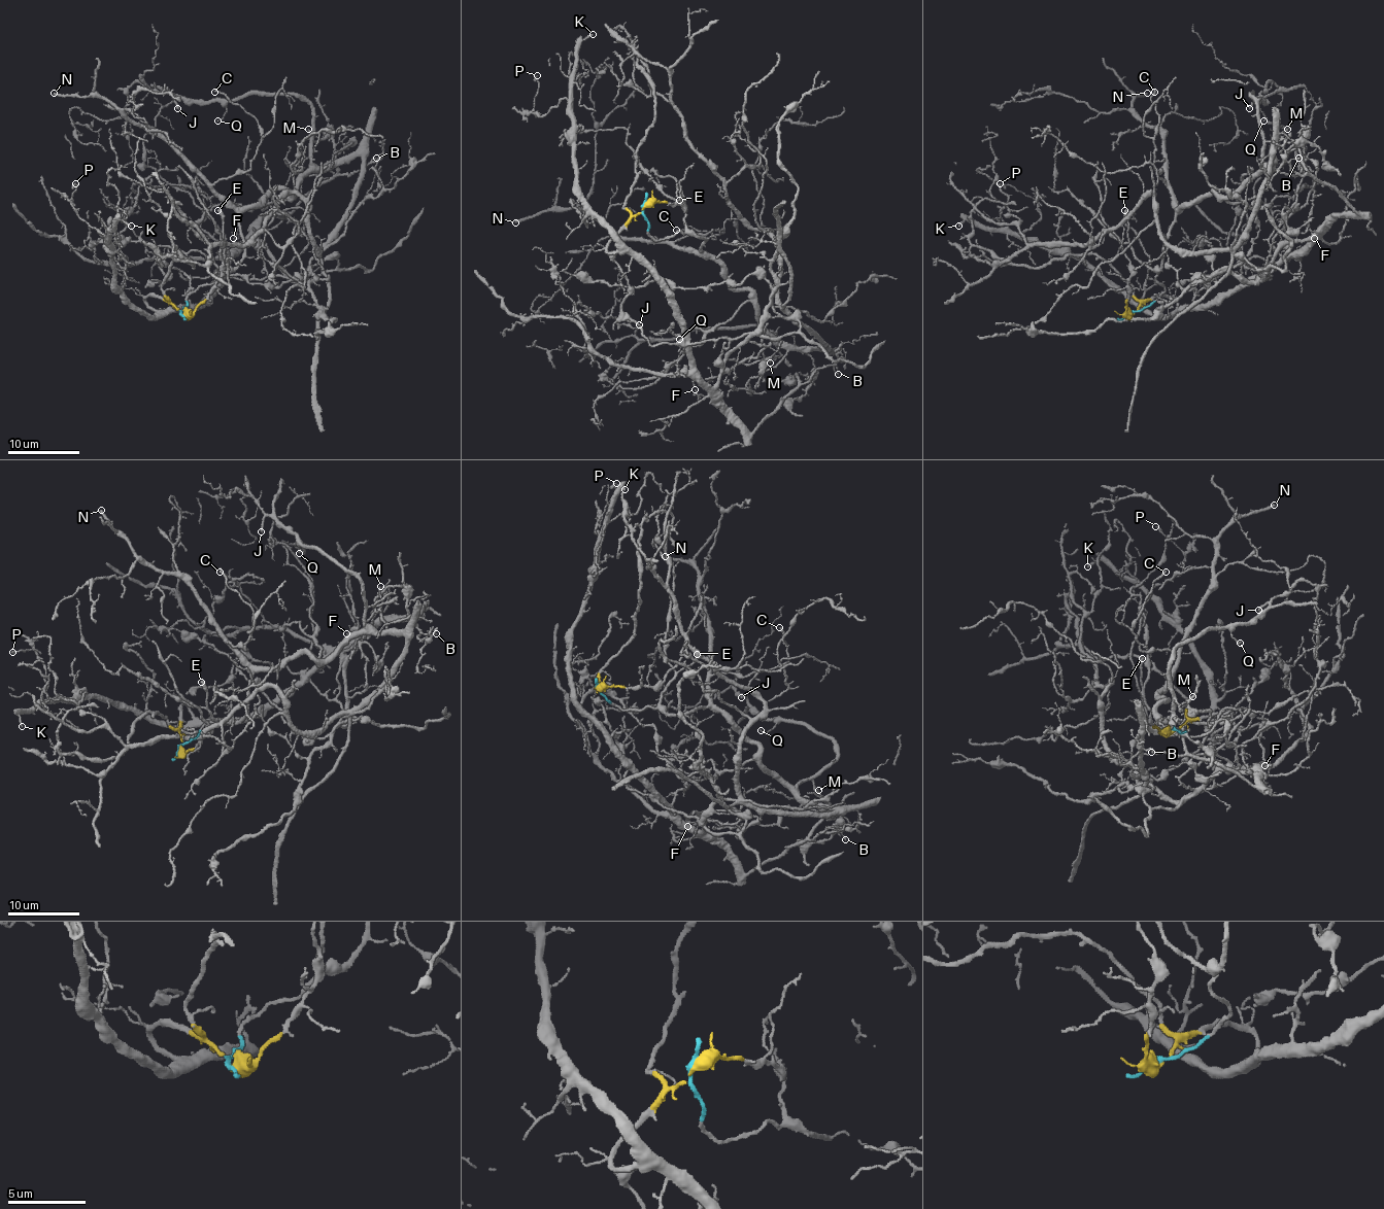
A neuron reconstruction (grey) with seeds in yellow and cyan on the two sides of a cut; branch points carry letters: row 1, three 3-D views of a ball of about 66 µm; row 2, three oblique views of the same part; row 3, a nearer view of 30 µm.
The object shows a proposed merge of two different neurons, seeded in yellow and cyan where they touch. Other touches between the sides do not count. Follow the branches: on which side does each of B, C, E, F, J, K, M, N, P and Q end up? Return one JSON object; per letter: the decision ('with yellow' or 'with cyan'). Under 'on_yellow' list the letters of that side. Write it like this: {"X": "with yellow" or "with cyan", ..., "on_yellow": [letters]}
{"B": "with yellow", "C": "with cyan", "E": "with cyan", "F": "with yellow", "J": "with cyan", "K": "with yellow", "M": "with cyan", "N": "with cyan", "P": "with yellow", "Q": "with cyan", "on_yellow": ["B", "F", "K", "P"]}

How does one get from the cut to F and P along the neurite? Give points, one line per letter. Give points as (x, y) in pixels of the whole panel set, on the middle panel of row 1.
F: (643, 206), (607, 249), (629, 251), (667, 292), (682, 331), (692, 376), (708, 393), (699, 395), (696, 390)
P: (643, 206), (607, 249), (617, 248), (614, 232), (578, 188), (571, 106), (562, 99), (535, 114), (537, 75)

